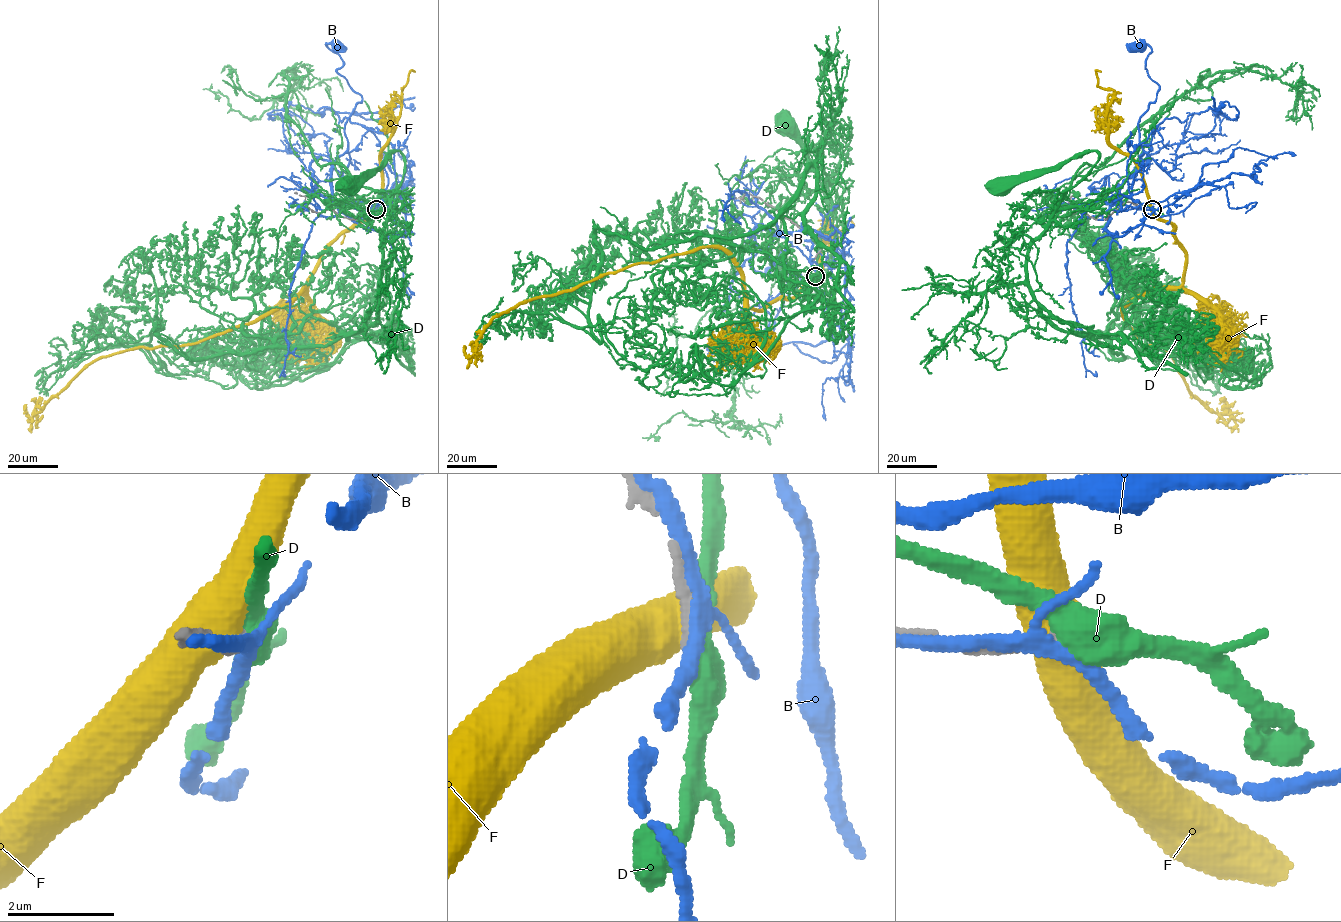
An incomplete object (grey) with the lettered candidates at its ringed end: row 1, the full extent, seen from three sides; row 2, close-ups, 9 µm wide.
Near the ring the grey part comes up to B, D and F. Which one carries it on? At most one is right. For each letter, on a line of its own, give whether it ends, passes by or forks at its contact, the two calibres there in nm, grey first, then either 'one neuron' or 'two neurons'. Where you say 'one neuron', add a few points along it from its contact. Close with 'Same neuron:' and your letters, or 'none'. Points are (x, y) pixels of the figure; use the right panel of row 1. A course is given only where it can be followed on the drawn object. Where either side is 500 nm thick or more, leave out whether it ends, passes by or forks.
B: it forks | 280/220 nm | two neurons
D: it passes by | 220/480 nm | two neurons
F: 240/750 nm | two neurons
Same neuron: none

